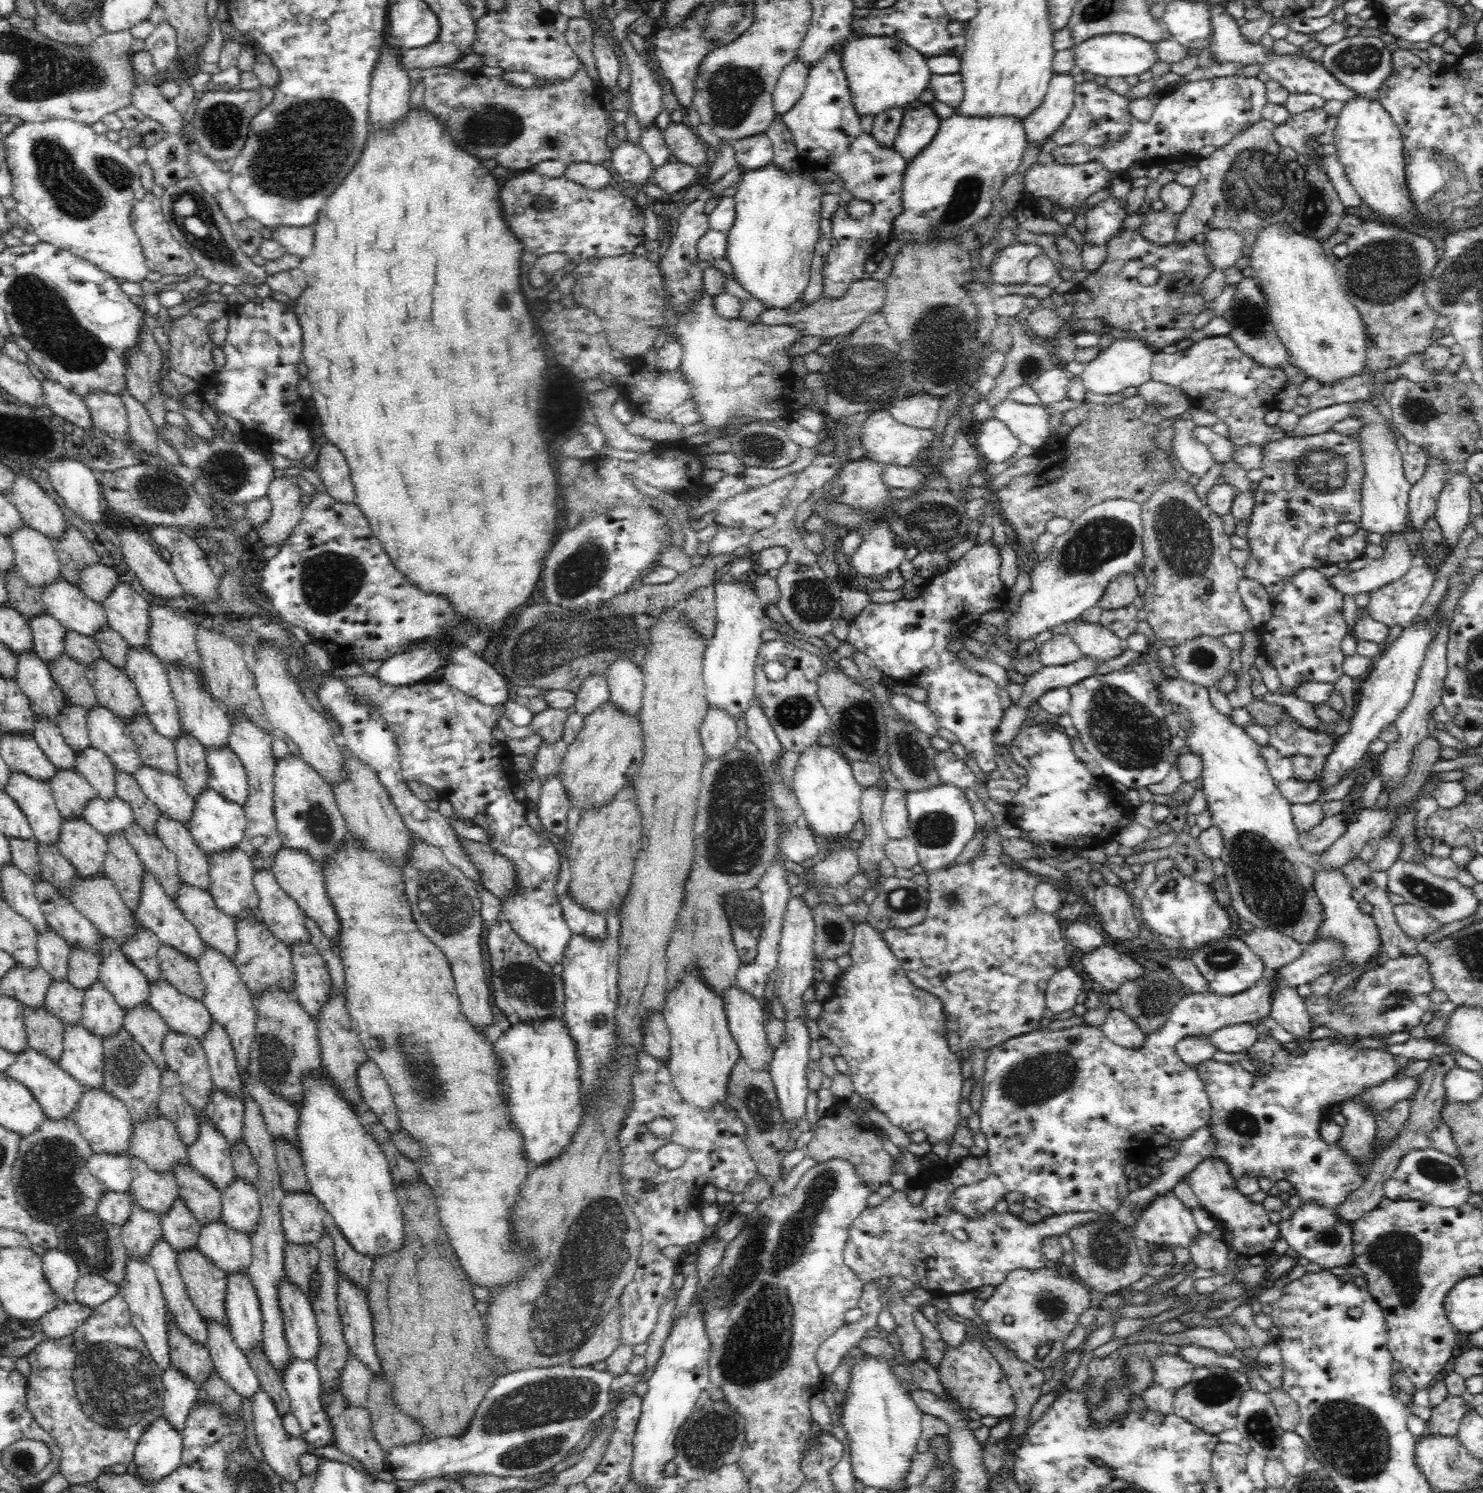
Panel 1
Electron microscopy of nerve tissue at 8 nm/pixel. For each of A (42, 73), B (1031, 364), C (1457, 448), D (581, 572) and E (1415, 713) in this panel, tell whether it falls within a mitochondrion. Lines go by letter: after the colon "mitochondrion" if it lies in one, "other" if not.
A: mitochondrion
B: mitochondrion
C: other
D: mitochondrion
E: other

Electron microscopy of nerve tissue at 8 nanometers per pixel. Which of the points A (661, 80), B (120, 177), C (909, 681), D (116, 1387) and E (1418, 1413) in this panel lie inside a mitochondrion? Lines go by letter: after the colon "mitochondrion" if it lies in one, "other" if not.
A: other
B: mitochondrion
C: other
D: mitochondrion
E: other

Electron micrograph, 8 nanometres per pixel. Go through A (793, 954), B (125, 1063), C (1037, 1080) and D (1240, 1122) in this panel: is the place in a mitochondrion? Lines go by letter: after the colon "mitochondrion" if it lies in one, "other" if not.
A: other
B: mitochondrion
C: mitochondrion
D: mitochondrion

